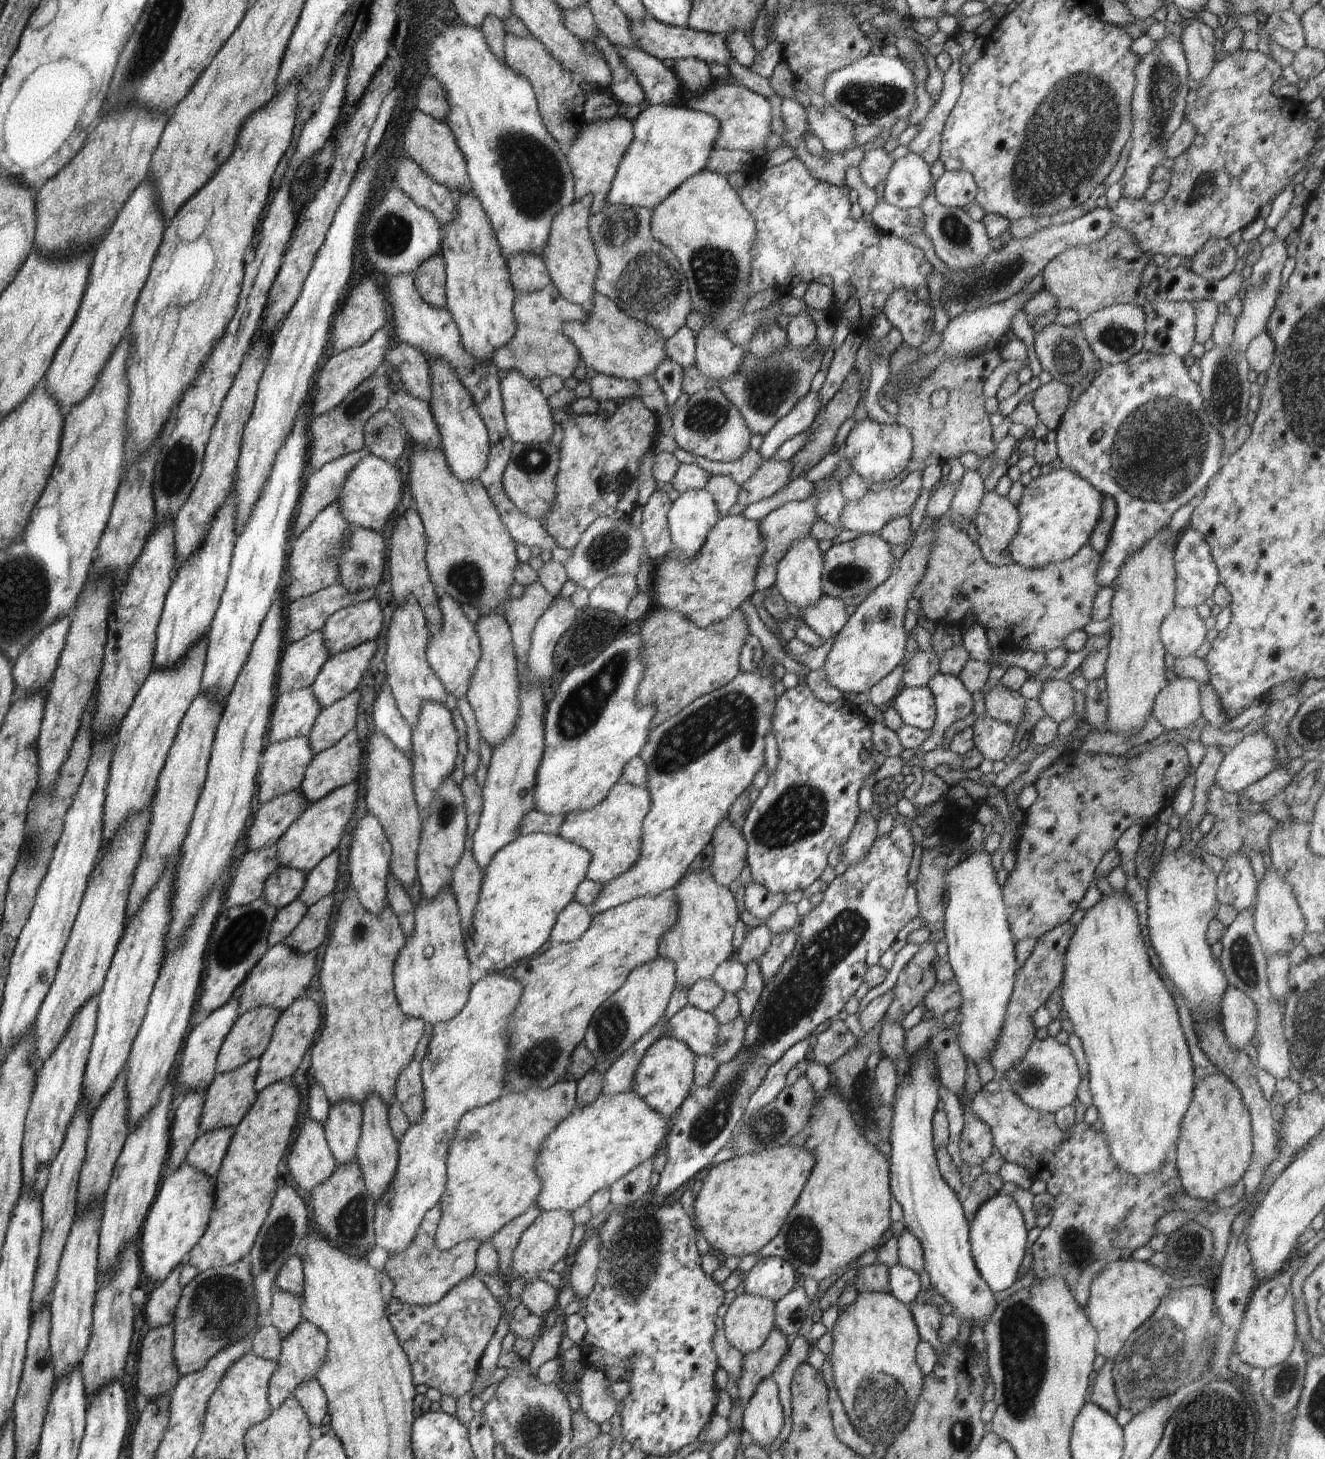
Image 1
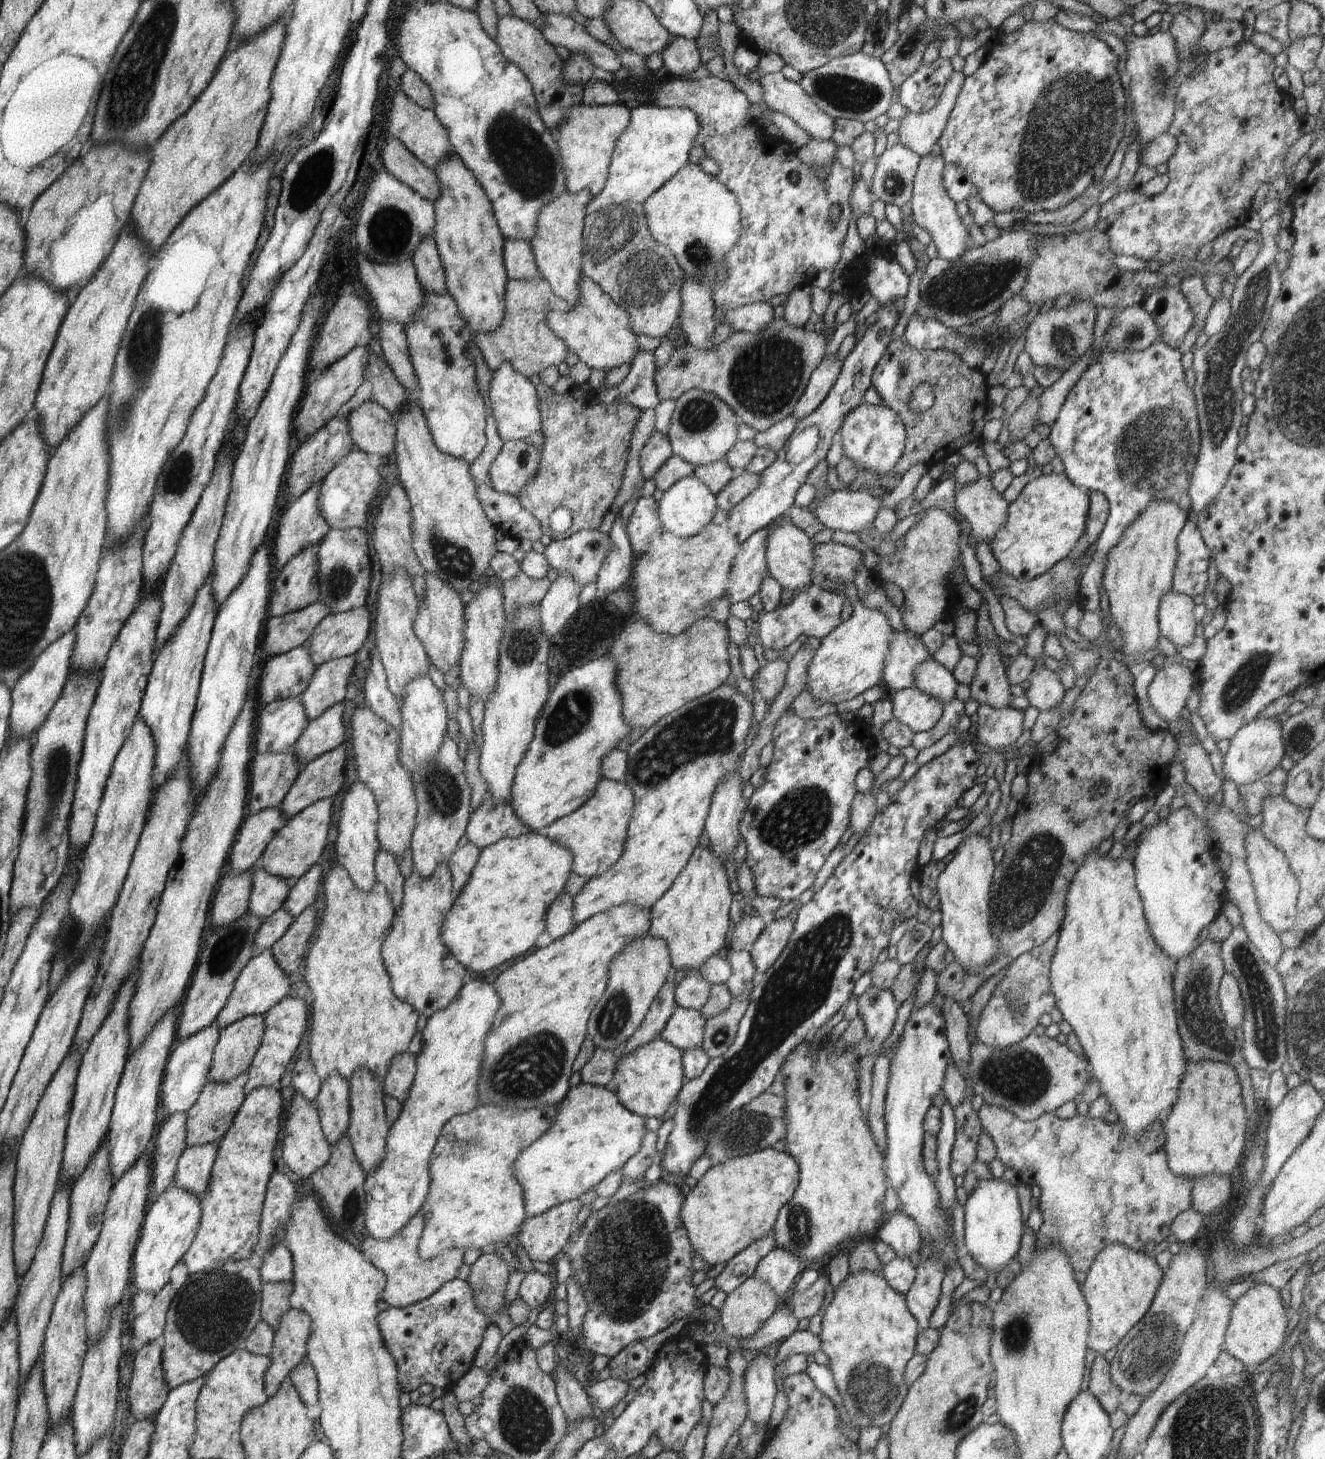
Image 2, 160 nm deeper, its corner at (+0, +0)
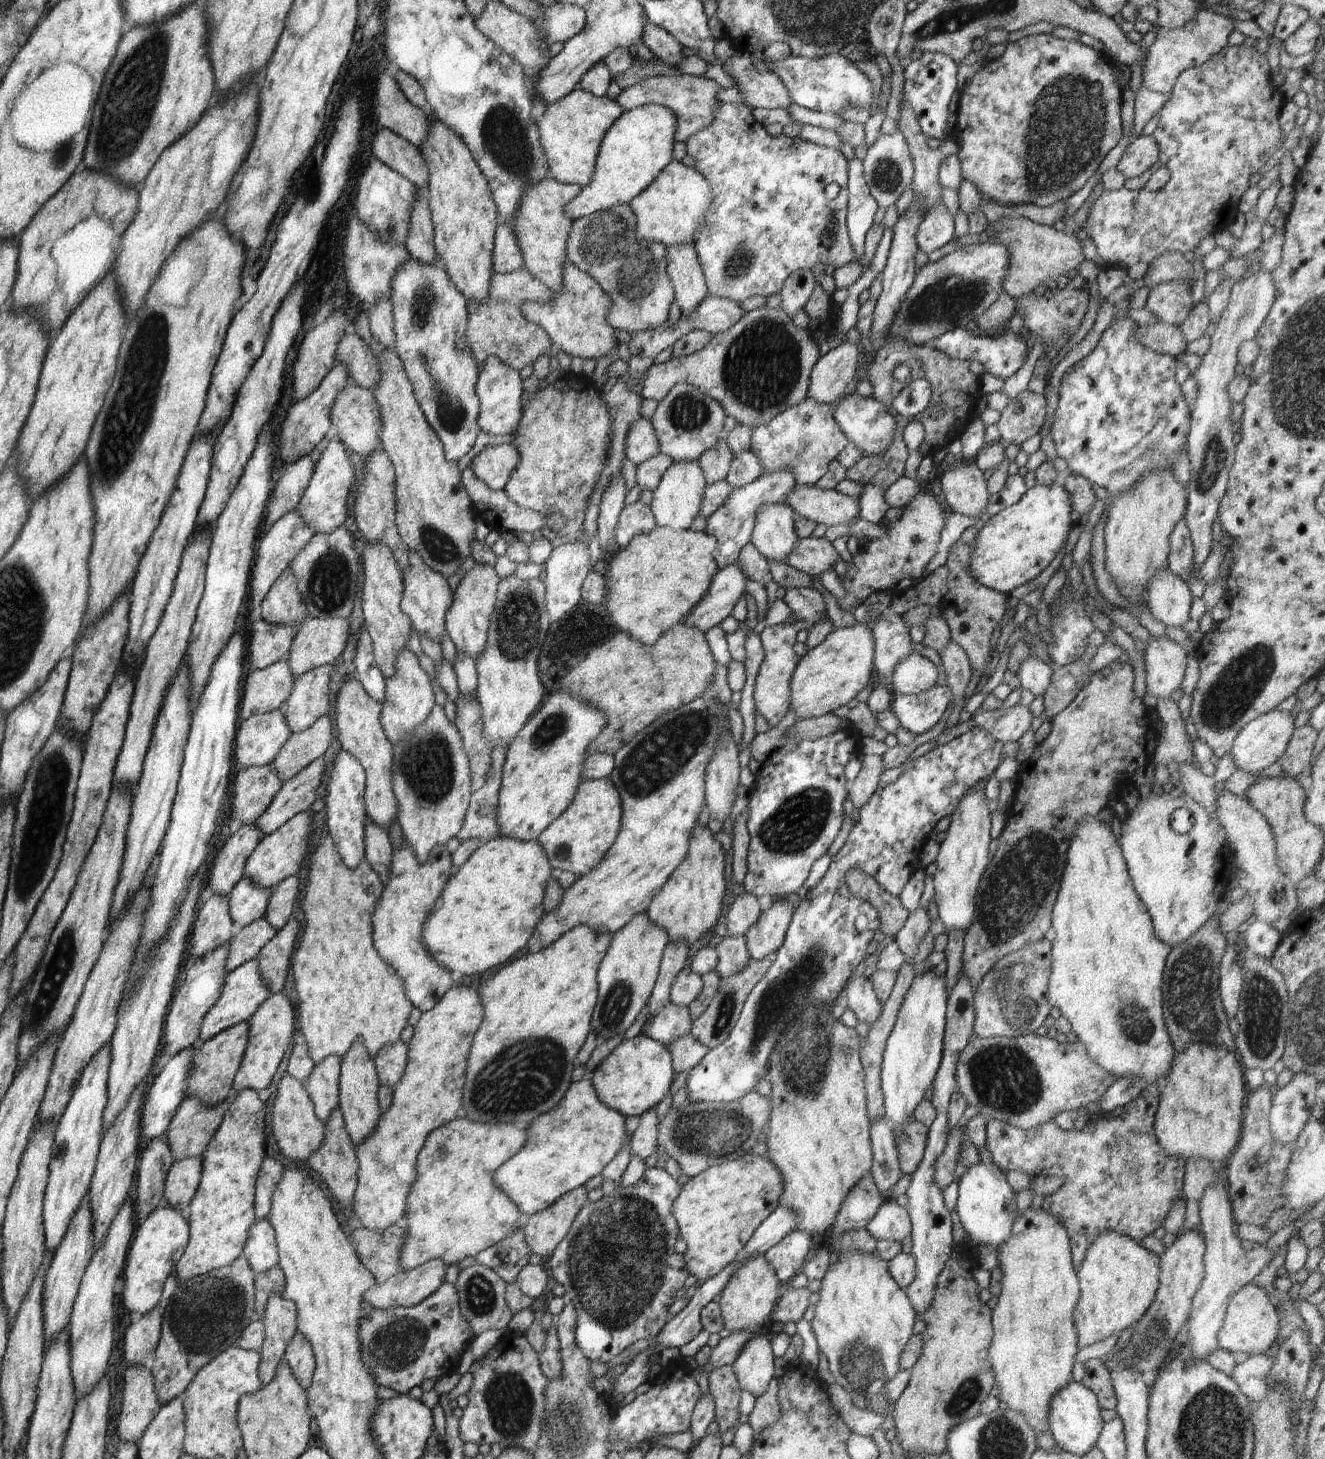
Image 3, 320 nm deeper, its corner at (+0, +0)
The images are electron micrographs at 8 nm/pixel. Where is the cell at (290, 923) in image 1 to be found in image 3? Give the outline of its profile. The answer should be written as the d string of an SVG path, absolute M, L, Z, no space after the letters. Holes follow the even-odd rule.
M264 917L243 926L242 930L228 942L229 951L225 962L227 972L232 972L244 963L255 959L262 947L270 942L275 934L276 931Z

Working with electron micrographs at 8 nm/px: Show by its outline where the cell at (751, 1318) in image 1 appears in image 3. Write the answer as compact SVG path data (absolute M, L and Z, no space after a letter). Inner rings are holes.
M765 1255L748 1257L728 1279L727 1285L720 1293L719 1305L725 1328L742 1331L748 1326L762 1326L768 1321L768 1316L780 1296L784 1286L780 1285L774 1269L766 1260Z

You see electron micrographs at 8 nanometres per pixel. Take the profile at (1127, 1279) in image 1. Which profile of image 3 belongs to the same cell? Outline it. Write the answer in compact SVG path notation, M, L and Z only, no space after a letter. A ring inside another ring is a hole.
M1104 1231L1088 1247L1077 1270L1080 1298L1073 1317L1078 1331L1079 1348L1121 1332L1150 1308L1159 1287L1160 1259L1129 1236Z

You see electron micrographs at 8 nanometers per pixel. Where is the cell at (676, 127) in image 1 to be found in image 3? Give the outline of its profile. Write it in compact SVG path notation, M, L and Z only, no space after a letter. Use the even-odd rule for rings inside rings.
M647 104L629 111L624 111L619 119L608 127L604 134L603 141L600 142L598 156L596 157L594 172L590 184L581 187L580 192L575 199L572 199L563 211L571 221L577 221L579 218L587 217L596 211L610 210L612 207L629 203L641 190L644 190L660 171L670 164L672 158L673 140L675 130L677 129L677 120L675 114L669 109L660 105Z

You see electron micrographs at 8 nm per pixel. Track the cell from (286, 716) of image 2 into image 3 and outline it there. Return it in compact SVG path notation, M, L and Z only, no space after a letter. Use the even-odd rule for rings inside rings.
M281 709L239 722L233 742L232 776L250 767L270 764L291 734Z

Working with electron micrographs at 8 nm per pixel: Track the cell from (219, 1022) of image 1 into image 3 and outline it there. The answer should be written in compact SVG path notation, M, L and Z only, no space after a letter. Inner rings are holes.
M196 1046L188 1047L186 1050L181 1050L176 1056L168 1058L168 1062L162 1066L160 1074L155 1077L152 1086L148 1088L141 1108L141 1119L139 1122L141 1130L139 1134L144 1143L150 1142L156 1137L164 1136L174 1113L177 1111L180 1103L186 1098L185 1086L192 1068L191 1058L196 1050Z

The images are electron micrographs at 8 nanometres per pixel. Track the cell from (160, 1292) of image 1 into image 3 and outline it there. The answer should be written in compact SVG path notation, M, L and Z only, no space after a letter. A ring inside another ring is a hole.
M158 1305L127 1327L123 1347L124 1358L130 1367L144 1367L144 1362L157 1351L162 1323L163 1311Z

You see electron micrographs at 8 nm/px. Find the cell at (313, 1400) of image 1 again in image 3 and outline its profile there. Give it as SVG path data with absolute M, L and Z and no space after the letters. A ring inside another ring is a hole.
M299 1330L285 1346L284 1358L300 1386L307 1392L315 1369L315 1356L313 1348Z

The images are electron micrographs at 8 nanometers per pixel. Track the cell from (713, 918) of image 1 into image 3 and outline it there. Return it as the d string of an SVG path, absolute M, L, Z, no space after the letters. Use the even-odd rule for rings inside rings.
M698 823L692 829L686 858L675 868L666 884L652 898L647 908L649 919L661 926L670 941L684 941L689 947L712 926L716 926L721 914L722 900L725 896L726 876L724 876L725 851L714 839L715 827Z

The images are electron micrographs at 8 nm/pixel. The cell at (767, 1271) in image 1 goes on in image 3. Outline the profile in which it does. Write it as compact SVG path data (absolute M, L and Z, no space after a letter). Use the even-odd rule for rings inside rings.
M794 1229L764 1255L774 1269L780 1285L786 1286L790 1278L803 1271L803 1262L808 1260L812 1252L812 1238L809 1234Z

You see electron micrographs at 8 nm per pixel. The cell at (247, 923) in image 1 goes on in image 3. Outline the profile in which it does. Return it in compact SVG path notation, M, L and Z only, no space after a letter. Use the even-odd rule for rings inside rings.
M229 944L216 947L204 956L193 958L186 957L186 978L184 984L173 994L168 1012L163 1024L162 1048L160 1052L165 1058L176 1056L181 1050L194 1046L199 1042L199 1032L204 1015L216 1004L222 992L225 976L225 962L228 956Z

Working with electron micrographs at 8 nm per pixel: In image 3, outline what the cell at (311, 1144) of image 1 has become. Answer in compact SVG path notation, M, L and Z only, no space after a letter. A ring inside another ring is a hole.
M287 1072L277 1084L272 1112L272 1132L280 1152L290 1160L298 1162L300 1167L305 1168L307 1158L323 1143L325 1137L324 1124L316 1116L314 1103L306 1094L303 1084Z

